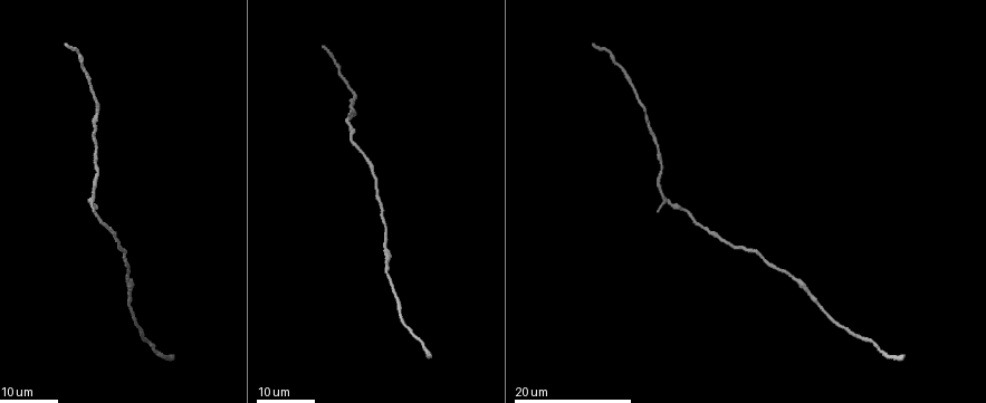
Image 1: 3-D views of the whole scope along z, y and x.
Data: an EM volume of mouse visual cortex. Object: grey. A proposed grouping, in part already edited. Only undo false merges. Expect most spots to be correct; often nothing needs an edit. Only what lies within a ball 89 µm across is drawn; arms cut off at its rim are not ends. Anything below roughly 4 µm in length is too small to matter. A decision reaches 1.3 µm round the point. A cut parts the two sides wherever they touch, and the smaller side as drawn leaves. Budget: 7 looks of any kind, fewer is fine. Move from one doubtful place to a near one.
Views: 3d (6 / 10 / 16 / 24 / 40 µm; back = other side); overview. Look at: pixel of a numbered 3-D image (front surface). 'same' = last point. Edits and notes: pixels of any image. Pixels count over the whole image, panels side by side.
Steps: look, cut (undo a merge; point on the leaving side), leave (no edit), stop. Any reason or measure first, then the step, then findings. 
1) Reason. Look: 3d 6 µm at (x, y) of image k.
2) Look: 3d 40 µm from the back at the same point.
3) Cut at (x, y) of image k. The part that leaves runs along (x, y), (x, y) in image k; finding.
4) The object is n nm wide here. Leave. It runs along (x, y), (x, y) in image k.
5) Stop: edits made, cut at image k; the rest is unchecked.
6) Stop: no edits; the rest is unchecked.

Calibre changes. Look: 3d 16 µm at (795, 280) of image 1.

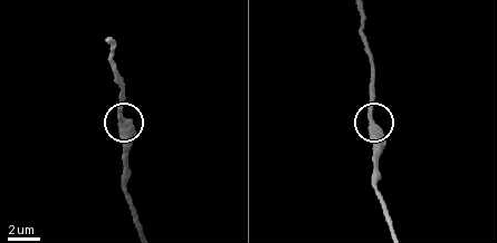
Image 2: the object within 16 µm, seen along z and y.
Look: 3d 10 µm at (370, 120) of image 2.

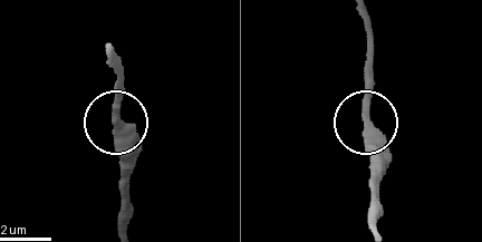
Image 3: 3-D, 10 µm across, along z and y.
Leave. It runs along (114, 51), (121, 58), (114, 128), (121, 184) in image 3; all the same neuron.

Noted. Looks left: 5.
Thin neck. Look: 3d 24 µm at (97, 112) of image 1.

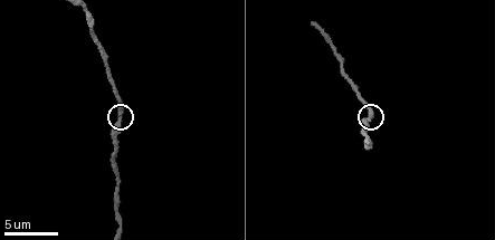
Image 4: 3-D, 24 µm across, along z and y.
Look: 3d 6 µm at (119, 119) of image 4.

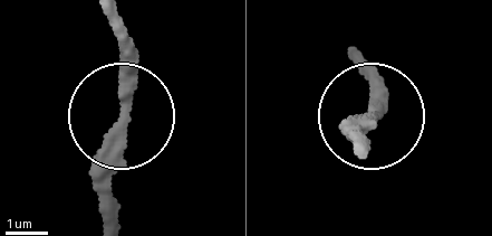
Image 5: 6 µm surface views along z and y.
Leave. It runs along (107, 218), (117, 29) in image 5; one neuron here.

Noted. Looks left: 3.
Thick turns thin. Look: 3d 10 µm at (341, 66) of image 4.

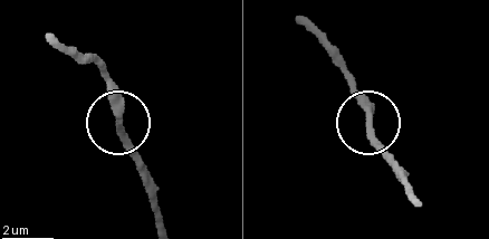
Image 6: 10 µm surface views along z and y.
Leave. It runs along (162, 228), (149, 177), (106, 70) in image 6; continuous, no second neuron.

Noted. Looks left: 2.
Look: 3d 16 µm at (121, 224) of image 4.

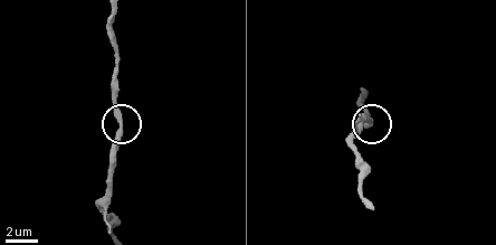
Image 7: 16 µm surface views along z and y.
Leave. Continuous, no second neuron.

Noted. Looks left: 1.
Stop: no edits; the rest is unchecked.

